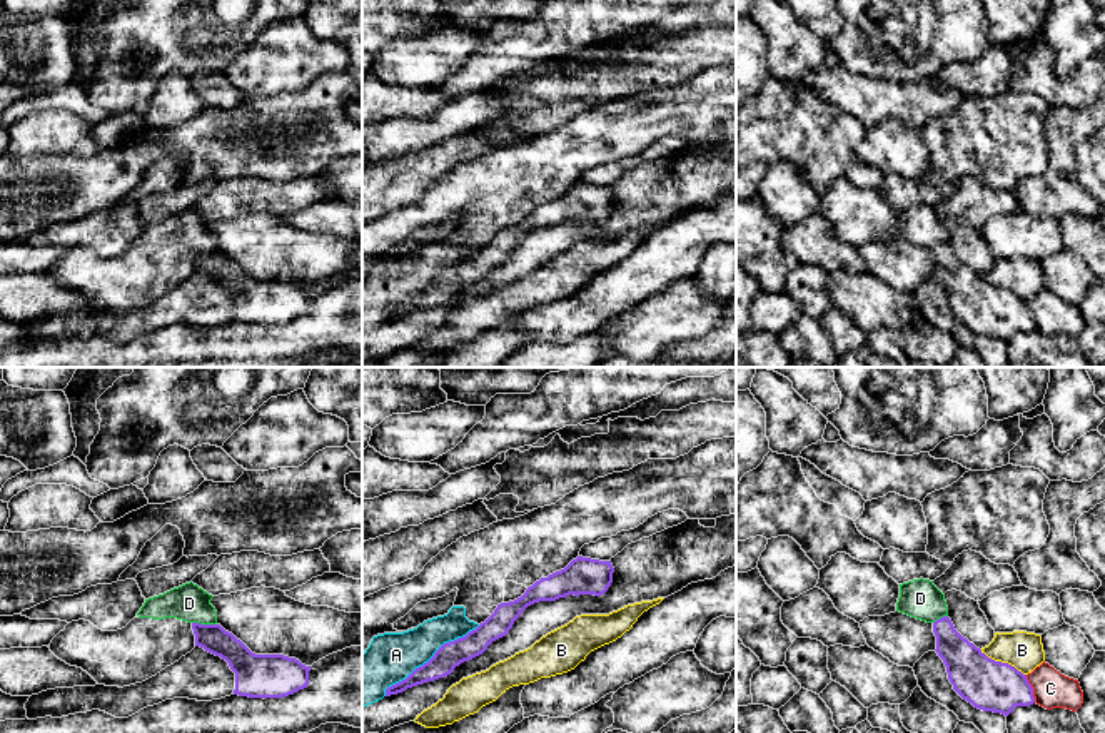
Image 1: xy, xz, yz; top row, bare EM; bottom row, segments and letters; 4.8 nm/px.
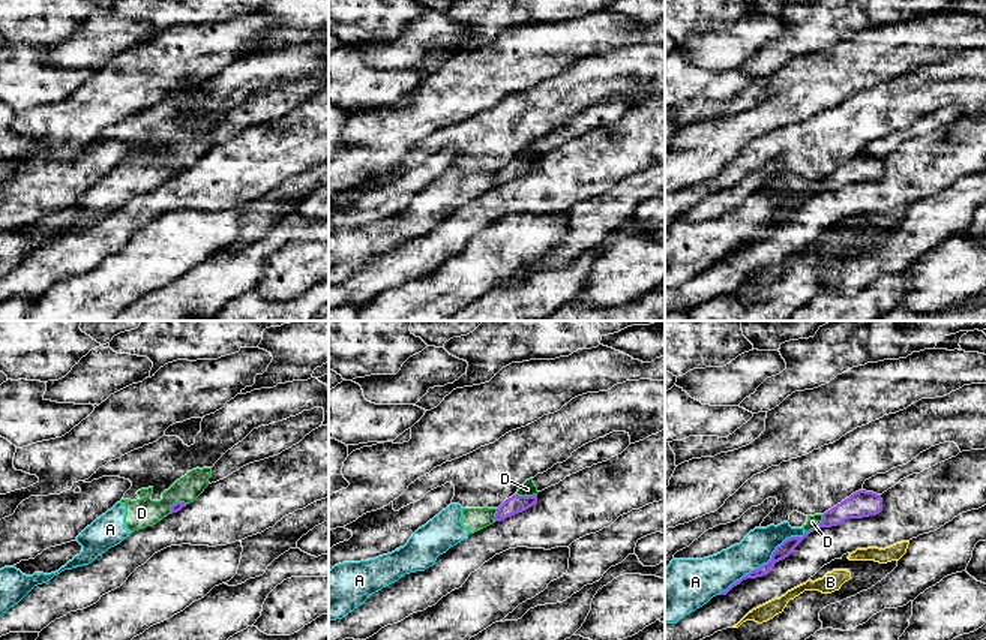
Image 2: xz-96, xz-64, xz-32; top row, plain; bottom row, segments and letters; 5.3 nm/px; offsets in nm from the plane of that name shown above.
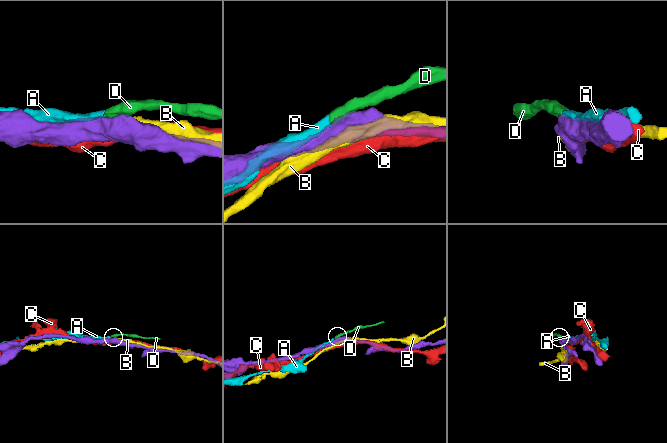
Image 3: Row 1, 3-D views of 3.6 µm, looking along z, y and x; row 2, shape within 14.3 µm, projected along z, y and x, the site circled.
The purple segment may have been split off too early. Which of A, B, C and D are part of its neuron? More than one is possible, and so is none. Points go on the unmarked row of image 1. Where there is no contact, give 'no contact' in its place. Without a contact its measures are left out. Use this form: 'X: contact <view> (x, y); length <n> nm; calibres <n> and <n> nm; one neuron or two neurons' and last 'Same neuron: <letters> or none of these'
A: contact xz (431, 284); length 550 nm; calibres 120 and 240 nm; two neurons
B: contact yz (1004, 289); length 260 nm; calibres 240 and 180 nm; two neurons
C: contact yz (1032, 314); length 140 nm; calibres 240 and 180 nm; two neurons
D: contact xy (204, 251); length 120 nm; calibres 140 and 180 nm; two neurons
Same neuron: none of these

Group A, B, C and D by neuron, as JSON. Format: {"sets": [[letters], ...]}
{"sets": [["A", "D"], ["B"], ["C"]]}

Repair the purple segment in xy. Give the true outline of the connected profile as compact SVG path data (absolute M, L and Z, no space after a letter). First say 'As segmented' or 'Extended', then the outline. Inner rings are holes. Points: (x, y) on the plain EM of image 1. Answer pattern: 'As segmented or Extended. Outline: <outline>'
As segmented. Outline: M192 249L195 272L220 282L235 299L234 321L284 324L307 314L310 292L284 281L255 281L220 250Z

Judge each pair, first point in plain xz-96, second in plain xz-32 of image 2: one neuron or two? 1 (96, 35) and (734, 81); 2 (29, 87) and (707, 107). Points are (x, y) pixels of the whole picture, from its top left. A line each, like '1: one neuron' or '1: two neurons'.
1: two neurons
2: two neurons

